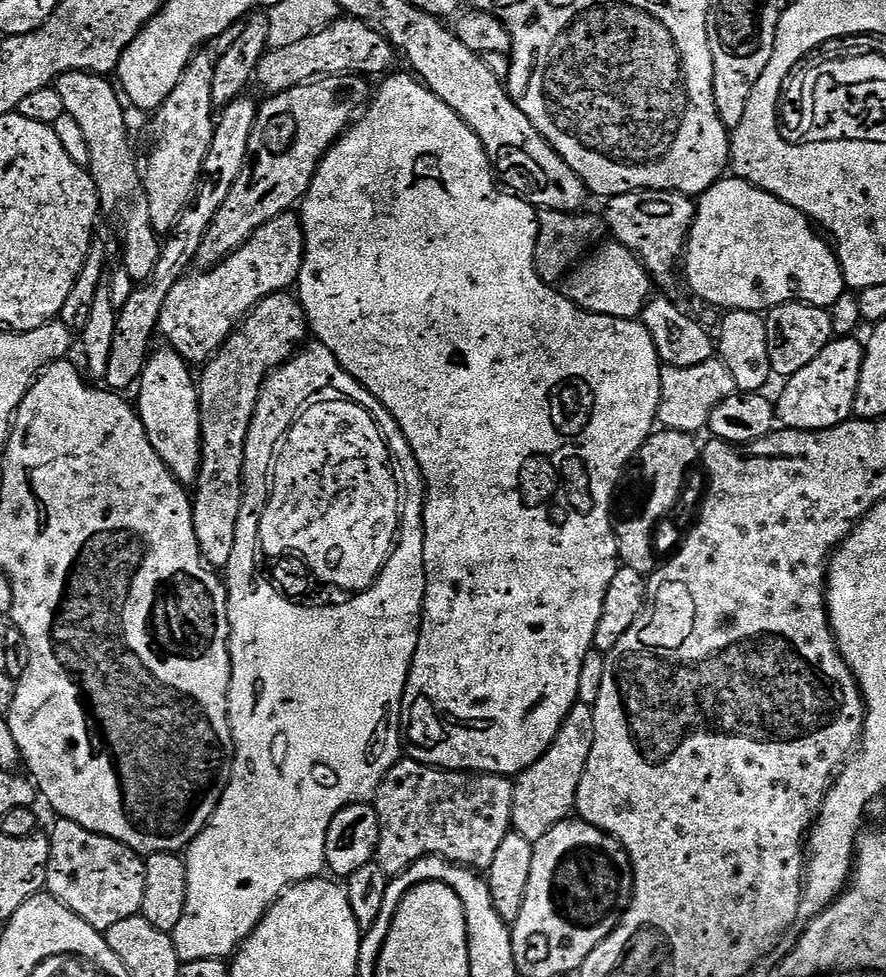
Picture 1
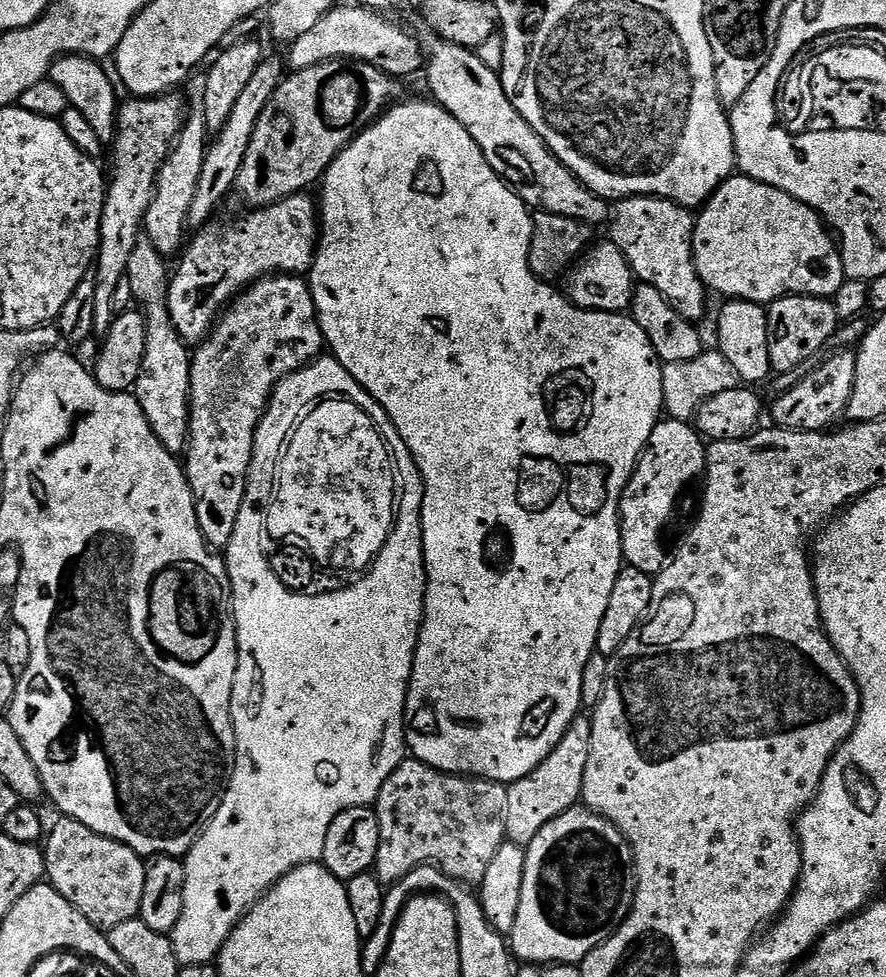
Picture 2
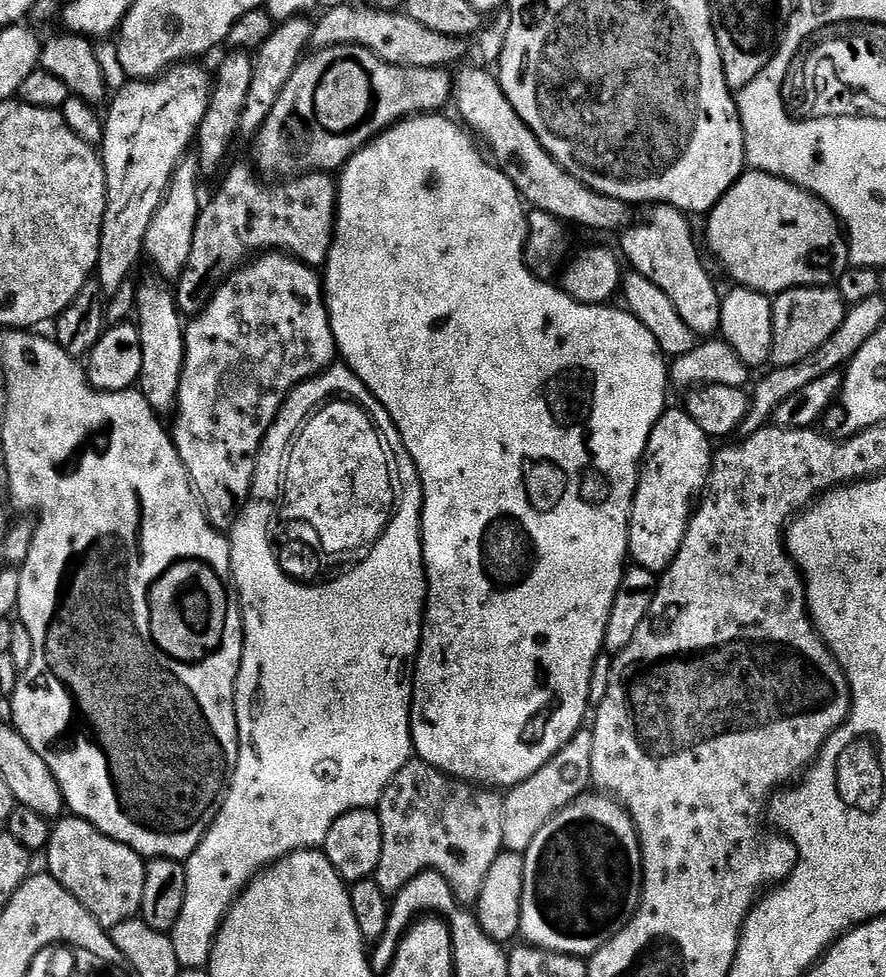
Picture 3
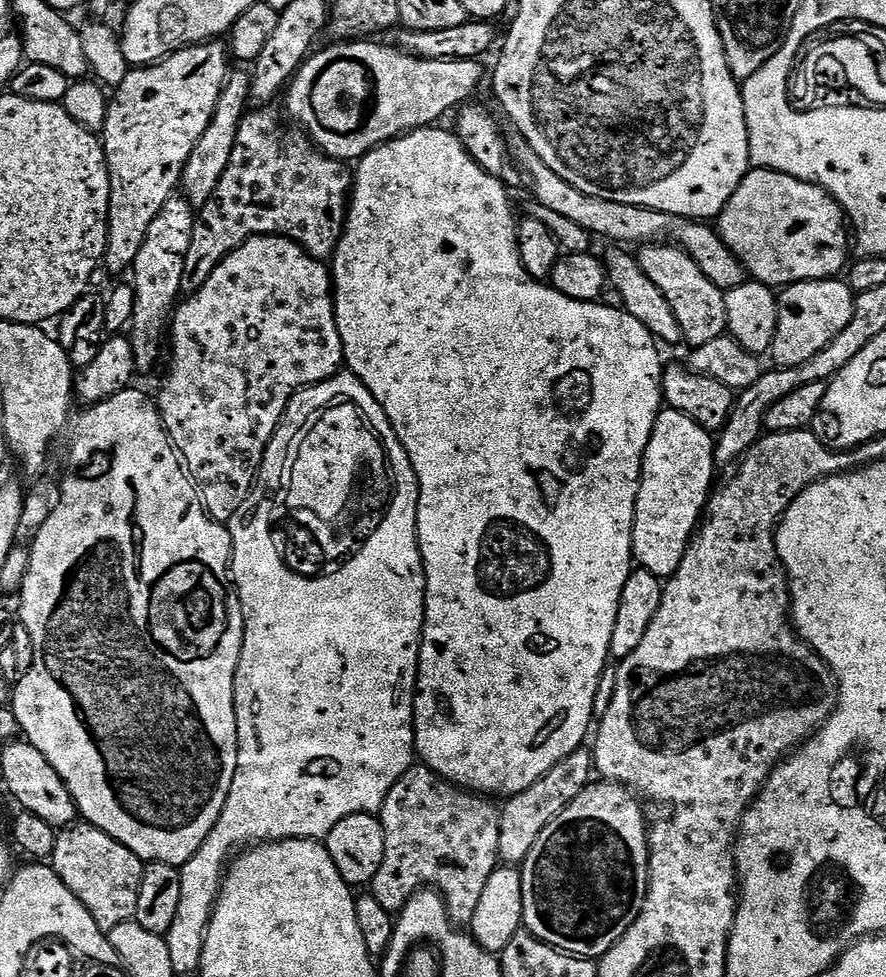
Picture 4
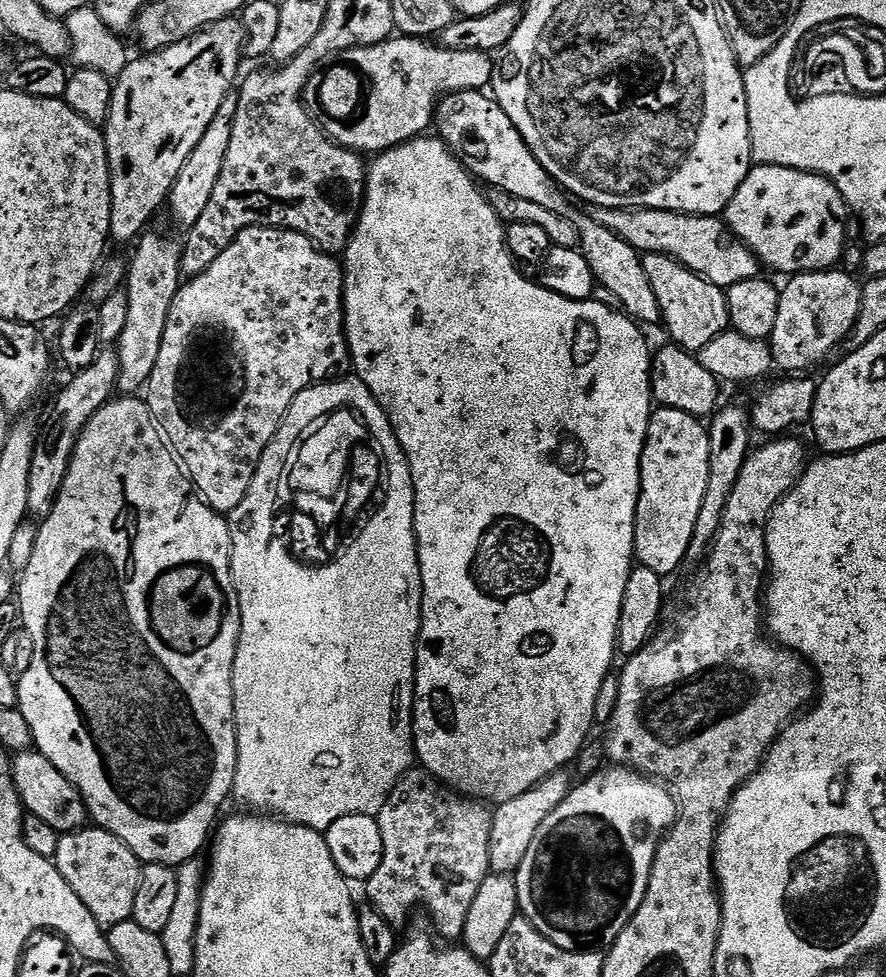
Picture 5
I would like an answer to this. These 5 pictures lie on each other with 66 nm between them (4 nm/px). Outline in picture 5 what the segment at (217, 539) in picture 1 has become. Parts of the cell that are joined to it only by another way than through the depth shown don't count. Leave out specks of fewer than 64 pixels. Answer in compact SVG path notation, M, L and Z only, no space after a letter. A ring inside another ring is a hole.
M247 228L236 235L236 241L202 274L185 279L174 302L170 302L170 318L166 318L166 334L162 334L162 351L158 354L158 363L154 365L154 374L150 374L146 389L146 403L167 443L176 453L187 477L192 481L195 491L204 497L204 503L215 512L232 512L250 490L256 477L260 455L270 446L274 434L286 418L294 398L302 390L314 384L323 384L333 375L340 374L349 367L348 339L344 333L344 270L341 261L335 255L323 252L310 238L285 228Z

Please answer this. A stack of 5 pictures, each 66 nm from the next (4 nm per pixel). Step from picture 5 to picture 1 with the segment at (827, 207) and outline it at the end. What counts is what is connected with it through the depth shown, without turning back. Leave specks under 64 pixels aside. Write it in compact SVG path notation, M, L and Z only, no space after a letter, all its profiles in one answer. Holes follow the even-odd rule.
M721 178L698 198L696 216L692 219L692 229L688 232L688 243L682 257L682 276L684 272L689 290L698 299L733 312L764 314L779 304L793 302L830 310L846 290L840 258L833 245L823 235L816 236L813 221L794 206L750 182L728 179Z

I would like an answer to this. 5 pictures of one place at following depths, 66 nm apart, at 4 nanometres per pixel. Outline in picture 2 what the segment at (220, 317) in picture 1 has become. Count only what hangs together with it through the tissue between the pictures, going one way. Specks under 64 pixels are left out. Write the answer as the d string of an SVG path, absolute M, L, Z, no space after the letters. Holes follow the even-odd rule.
M308 194L291 196L271 204L269 208L249 211L245 220L228 224L224 229L205 227L195 233L196 238L187 245L179 257L180 265L174 268L168 281L168 309L170 318L180 335L192 342L199 342L212 331L228 305L258 280L277 274L307 274L312 271L316 245L320 238L318 204Z

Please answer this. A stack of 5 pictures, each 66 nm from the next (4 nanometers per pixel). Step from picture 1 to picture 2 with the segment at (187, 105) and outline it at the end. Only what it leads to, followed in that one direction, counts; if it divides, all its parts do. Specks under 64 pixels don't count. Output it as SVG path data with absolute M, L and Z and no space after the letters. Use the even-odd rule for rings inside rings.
M196 106L193 112L191 109L187 113L180 126L180 134L171 145L164 165L160 167L160 173L156 176L156 191L144 215L143 235L147 243L153 244L165 258L172 258L172 255L175 257L185 247L184 232L189 231L190 206L198 194L198 178L202 178L202 166L209 143L210 129L204 117L204 109Z

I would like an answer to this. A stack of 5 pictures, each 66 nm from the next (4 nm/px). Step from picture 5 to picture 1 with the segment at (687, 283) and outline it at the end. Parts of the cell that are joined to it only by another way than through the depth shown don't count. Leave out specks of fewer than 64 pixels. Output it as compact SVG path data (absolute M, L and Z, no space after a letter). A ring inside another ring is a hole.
M643 188L641 192L613 196L605 204L602 219L611 239L629 248L657 285L670 283L681 267L688 232L696 216L693 197Z

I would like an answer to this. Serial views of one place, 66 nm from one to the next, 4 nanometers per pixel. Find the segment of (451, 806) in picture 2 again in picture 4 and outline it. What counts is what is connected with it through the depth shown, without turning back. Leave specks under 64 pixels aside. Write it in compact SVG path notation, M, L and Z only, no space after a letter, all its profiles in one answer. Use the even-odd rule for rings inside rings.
M427 766L408 768L406 774L390 786L390 794L386 794L386 802L378 813L386 838L386 850L382 854L382 866L378 866L378 874L374 874L370 885L371 896L378 898L378 903L386 906L388 912L396 914L421 888L435 888L444 898L452 923L457 926L471 925L486 881L500 860L498 834L501 809L492 804L495 803L491 799L456 787Z

